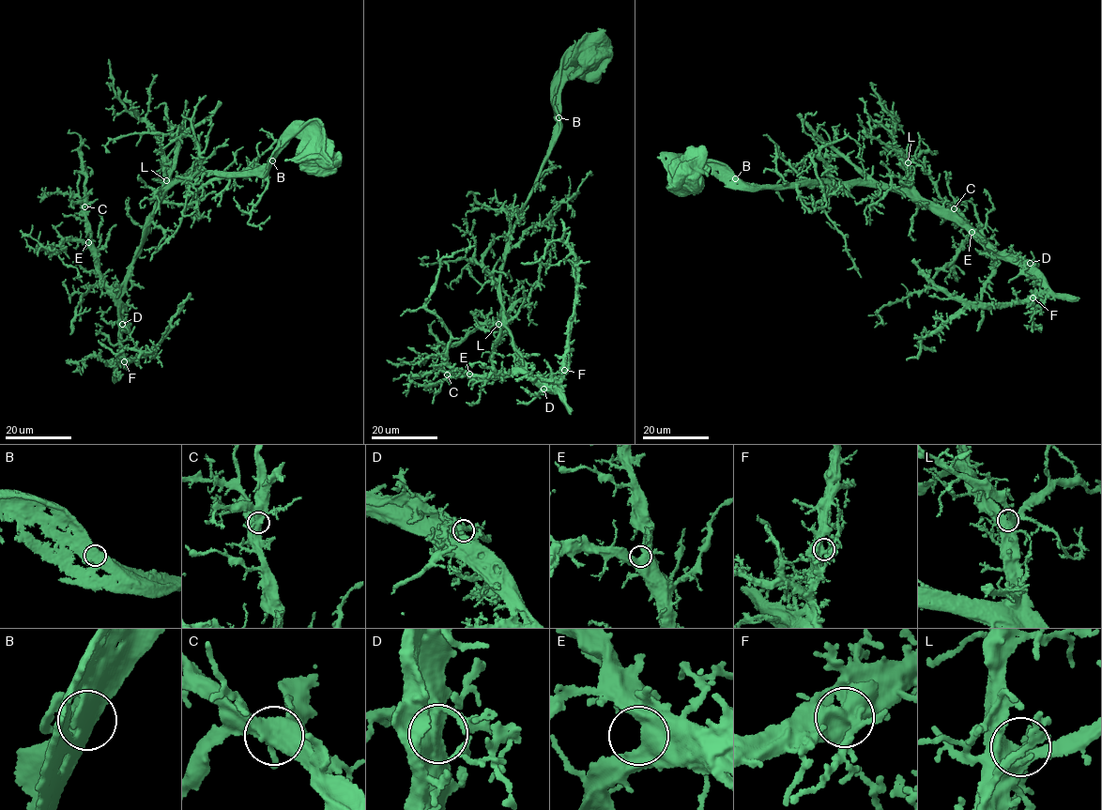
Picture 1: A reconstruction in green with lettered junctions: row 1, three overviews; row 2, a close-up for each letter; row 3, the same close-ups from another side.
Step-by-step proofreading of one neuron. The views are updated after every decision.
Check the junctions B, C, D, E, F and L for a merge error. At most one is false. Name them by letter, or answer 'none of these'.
none of these

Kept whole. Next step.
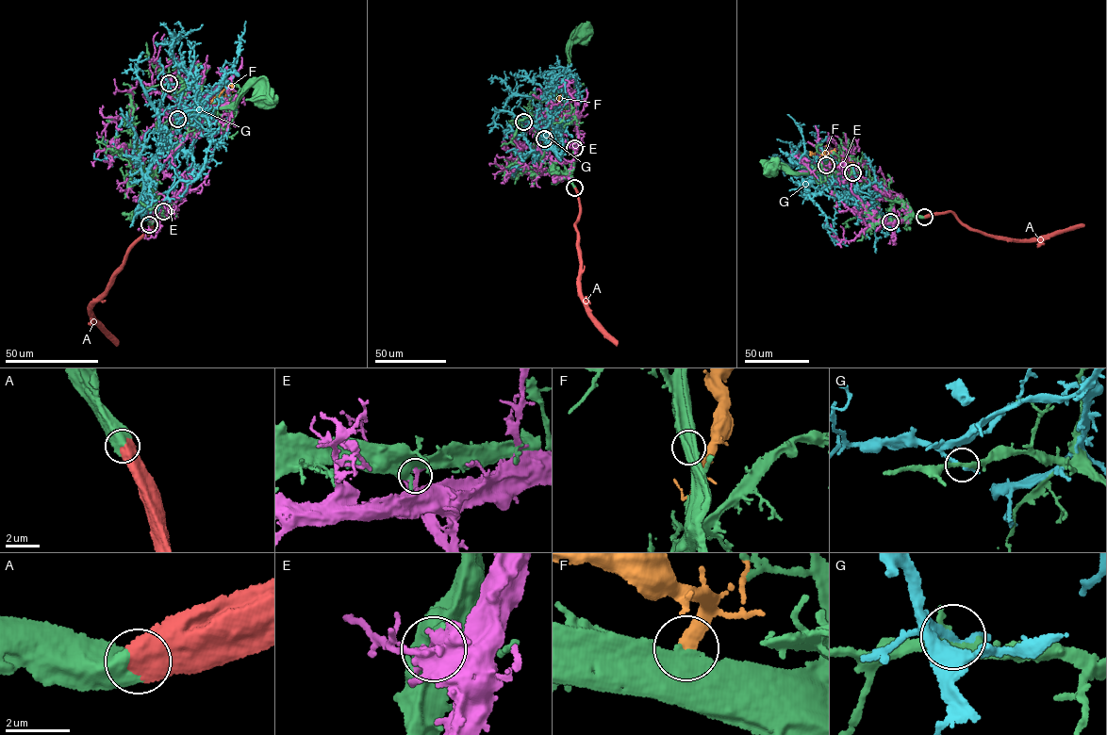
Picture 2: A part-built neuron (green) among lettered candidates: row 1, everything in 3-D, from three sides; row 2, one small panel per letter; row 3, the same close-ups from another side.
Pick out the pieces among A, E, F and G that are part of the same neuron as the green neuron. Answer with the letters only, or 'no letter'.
A

